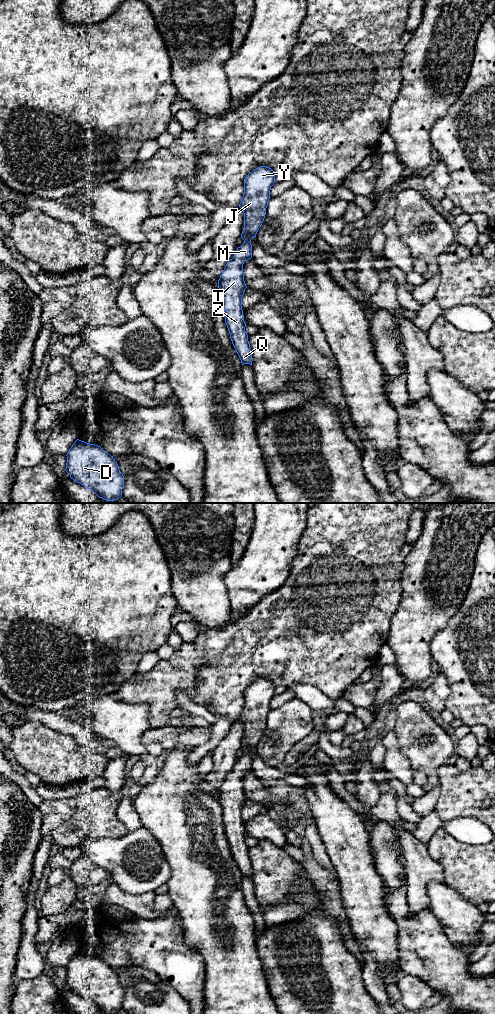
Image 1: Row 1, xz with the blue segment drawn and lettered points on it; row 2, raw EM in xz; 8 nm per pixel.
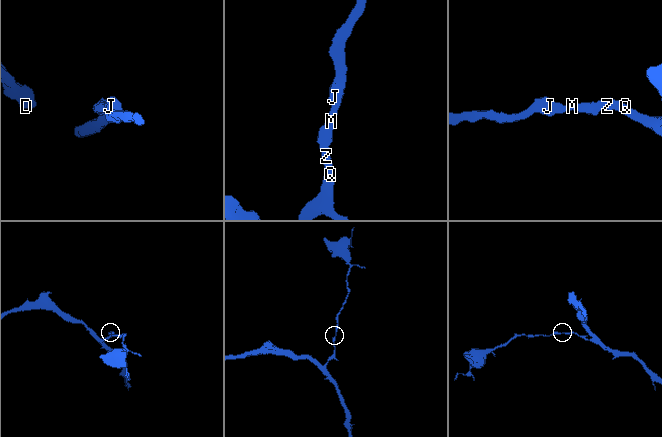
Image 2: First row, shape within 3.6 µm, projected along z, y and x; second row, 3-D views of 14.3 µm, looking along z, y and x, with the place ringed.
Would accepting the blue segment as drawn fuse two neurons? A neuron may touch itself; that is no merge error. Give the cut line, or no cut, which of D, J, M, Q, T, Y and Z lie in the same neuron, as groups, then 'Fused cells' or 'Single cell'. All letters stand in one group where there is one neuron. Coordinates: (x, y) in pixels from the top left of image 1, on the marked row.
No split. Groups: D J M Q T Y Z. Single cell

